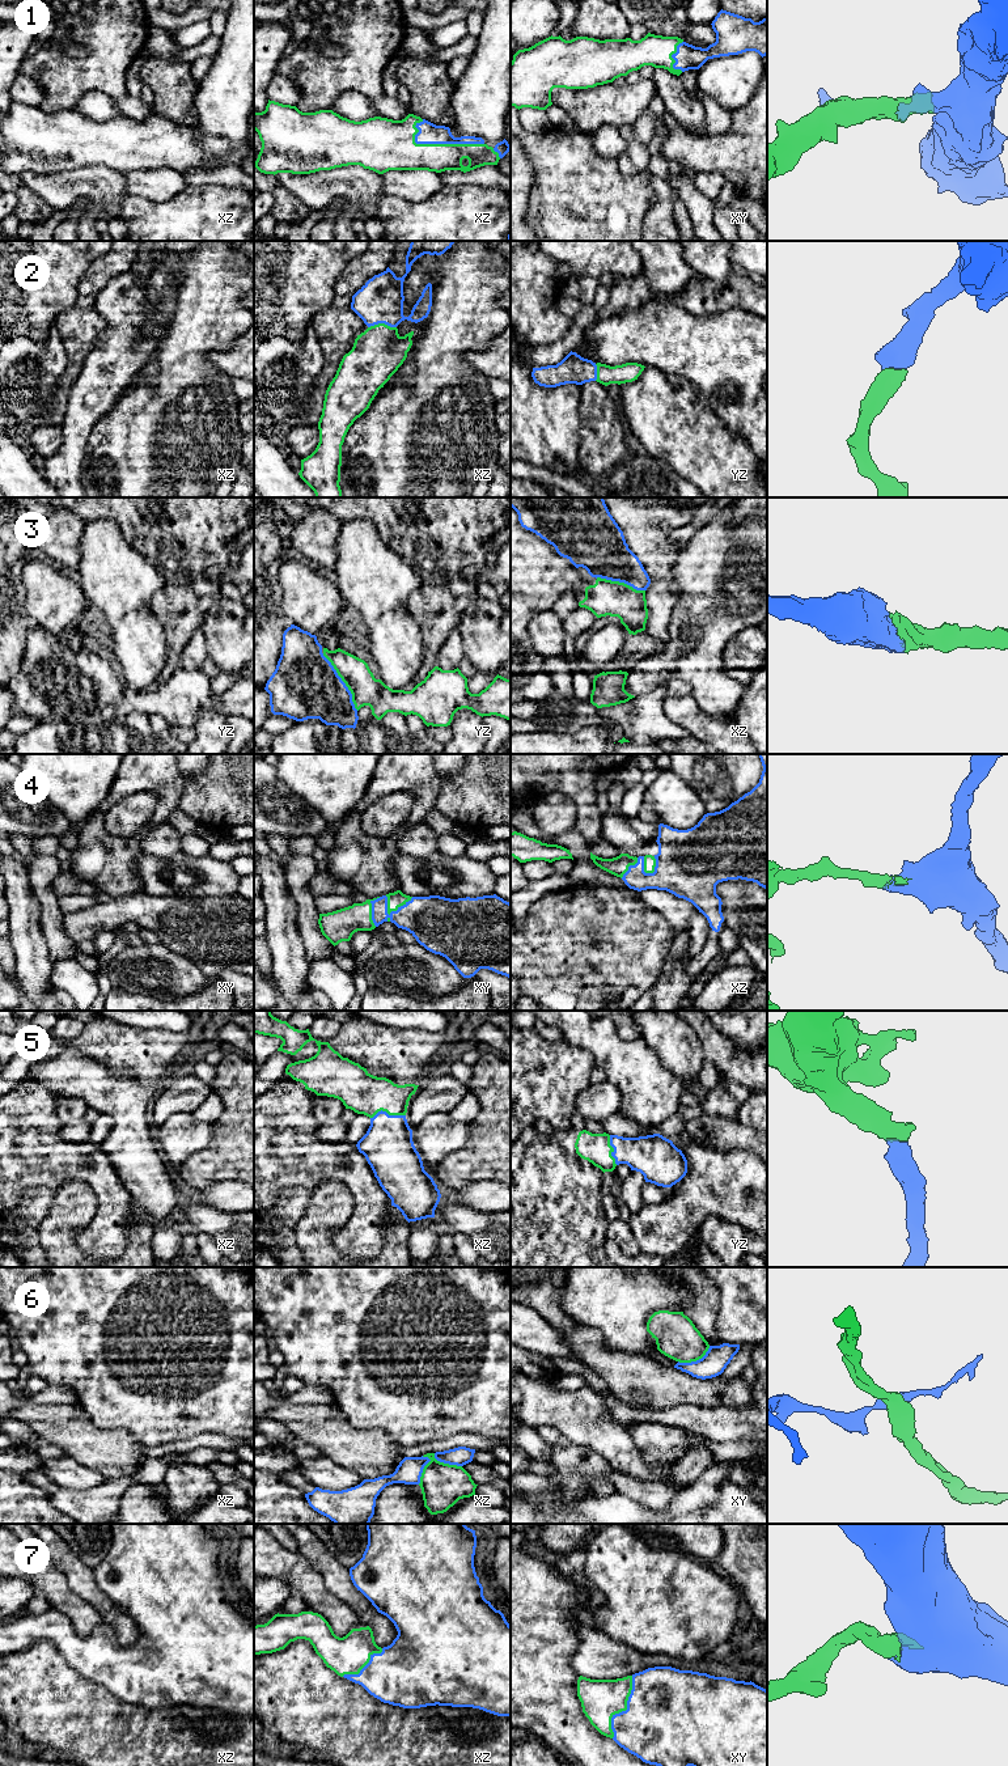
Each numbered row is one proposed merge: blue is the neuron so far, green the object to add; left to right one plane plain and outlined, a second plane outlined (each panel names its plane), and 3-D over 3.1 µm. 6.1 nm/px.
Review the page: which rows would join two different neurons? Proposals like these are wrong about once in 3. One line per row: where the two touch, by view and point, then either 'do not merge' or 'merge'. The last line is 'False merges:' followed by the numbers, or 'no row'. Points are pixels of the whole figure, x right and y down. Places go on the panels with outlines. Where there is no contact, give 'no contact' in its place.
1: contact xz (441, 143); merge
2: contact xz (381, 322); merge
3: contact yz (343, 682); merge
4: contact xy (398, 909); merge
5: contact xz (388, 1114); merge
6: contact xy (697, 1360); do not merge
7: contact xy (626, 1710); merge
False merges: 6

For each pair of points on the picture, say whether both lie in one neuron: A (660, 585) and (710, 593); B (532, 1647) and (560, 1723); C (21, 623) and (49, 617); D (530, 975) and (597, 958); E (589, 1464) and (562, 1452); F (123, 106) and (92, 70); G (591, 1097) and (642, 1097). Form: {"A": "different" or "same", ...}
{"A": "different", "B": "same", "C": "different", "D": "same", "E": "same", "F": "different", "G": "different"}

